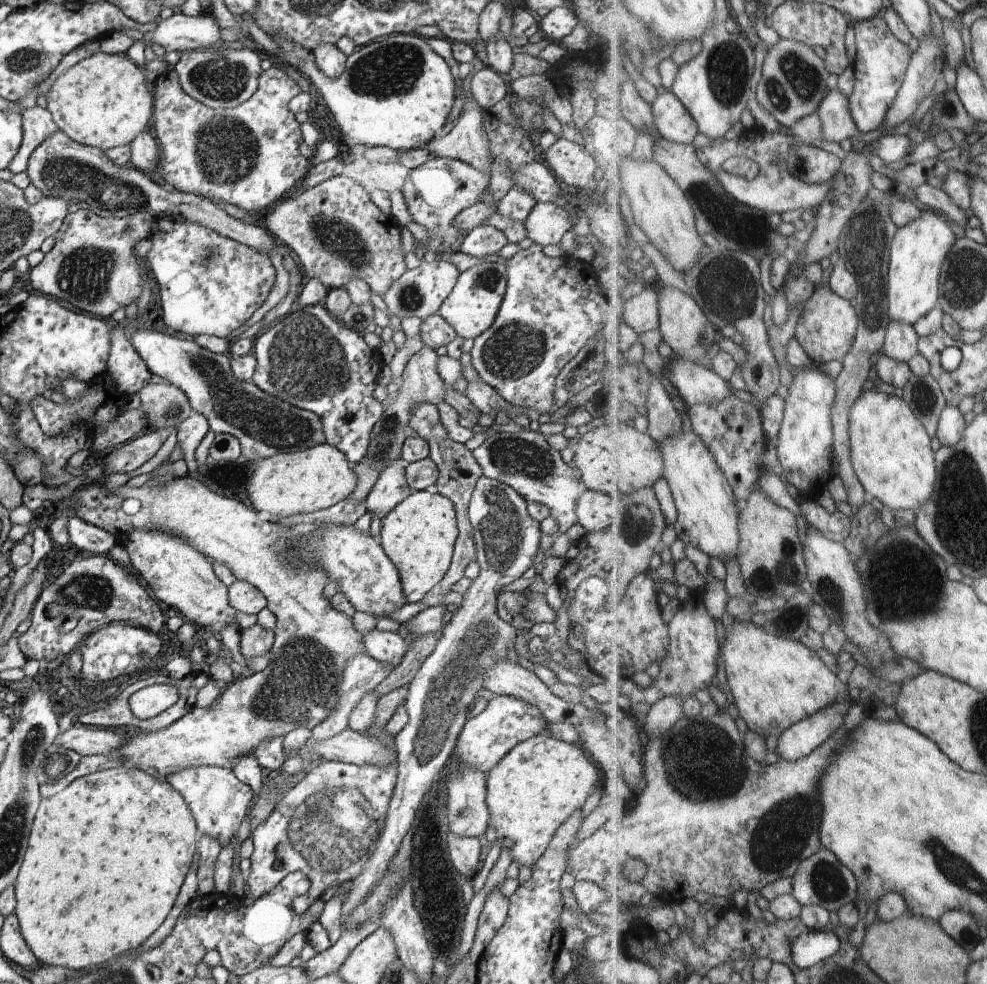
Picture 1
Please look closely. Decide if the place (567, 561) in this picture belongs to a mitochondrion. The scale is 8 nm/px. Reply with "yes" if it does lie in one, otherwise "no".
no

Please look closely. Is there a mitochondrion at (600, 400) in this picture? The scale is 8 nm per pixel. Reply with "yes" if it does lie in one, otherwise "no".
no

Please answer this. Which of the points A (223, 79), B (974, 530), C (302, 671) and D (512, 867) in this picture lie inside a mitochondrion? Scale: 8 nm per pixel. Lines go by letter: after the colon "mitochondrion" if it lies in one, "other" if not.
A: mitochondrion
B: mitochondrion
C: mitochondrion
D: other

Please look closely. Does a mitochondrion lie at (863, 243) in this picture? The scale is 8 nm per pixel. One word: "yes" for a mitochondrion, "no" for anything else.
yes

